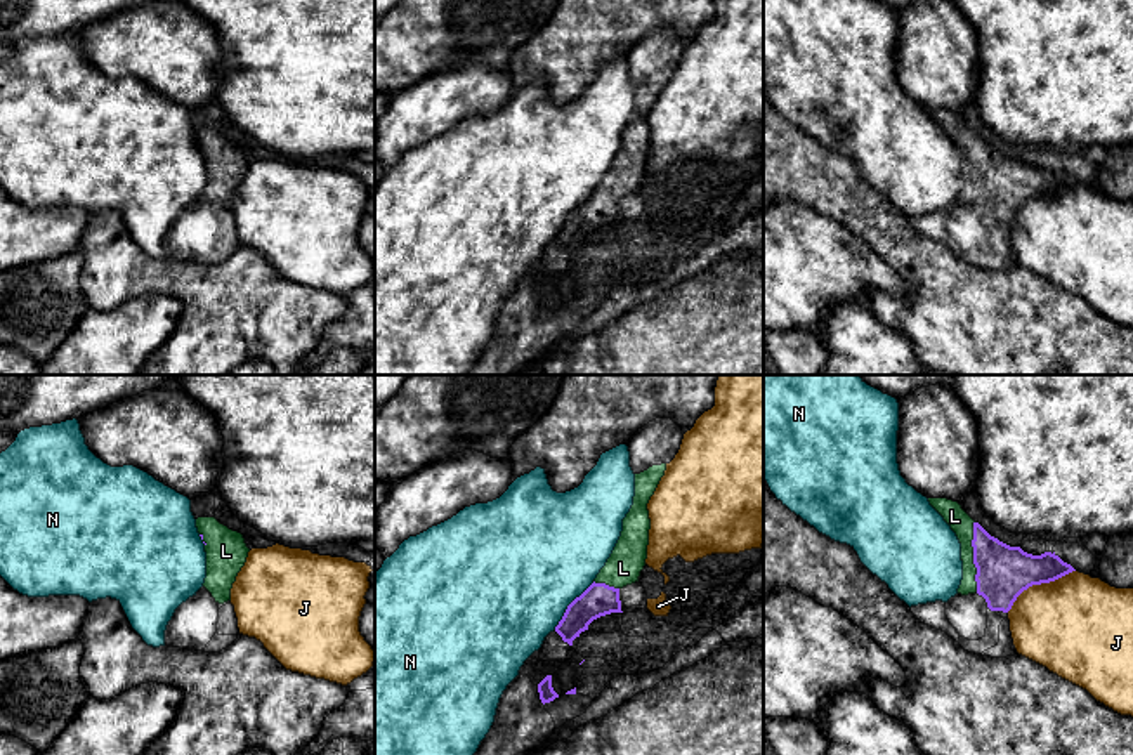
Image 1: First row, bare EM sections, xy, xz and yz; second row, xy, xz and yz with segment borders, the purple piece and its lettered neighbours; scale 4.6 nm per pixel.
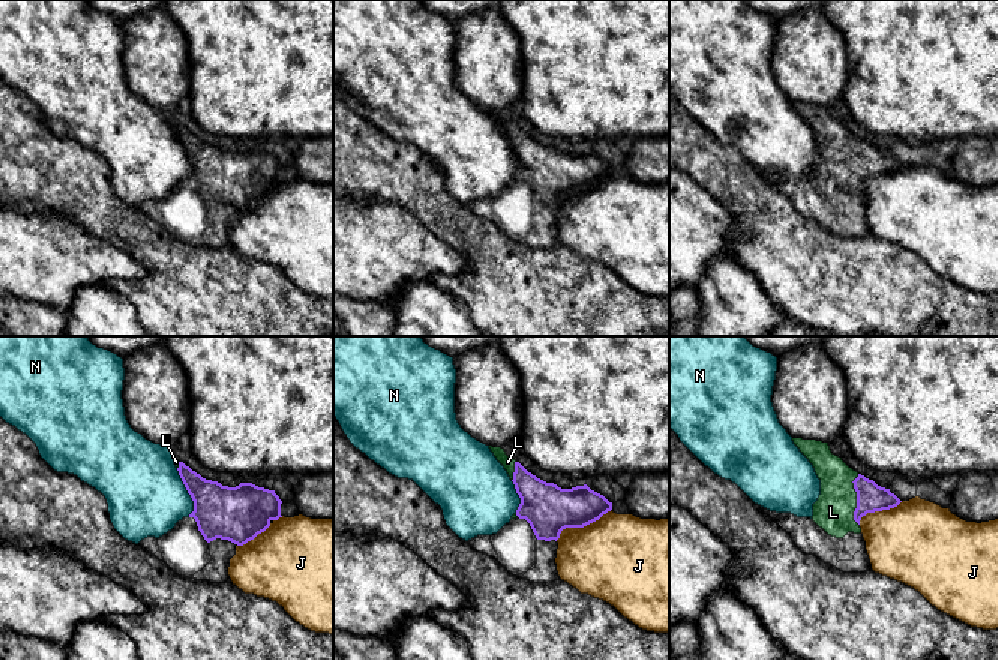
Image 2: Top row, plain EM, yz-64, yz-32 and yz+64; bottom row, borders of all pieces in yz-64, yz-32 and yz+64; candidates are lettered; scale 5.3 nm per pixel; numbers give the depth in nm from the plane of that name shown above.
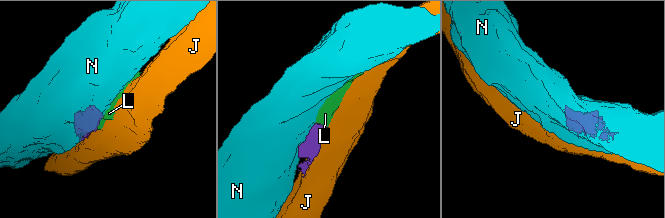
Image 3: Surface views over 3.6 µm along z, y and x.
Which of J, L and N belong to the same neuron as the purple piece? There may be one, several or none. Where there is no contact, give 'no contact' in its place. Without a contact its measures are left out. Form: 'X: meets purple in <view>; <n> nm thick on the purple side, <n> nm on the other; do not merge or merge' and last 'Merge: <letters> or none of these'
J: meets purple in yz; 240 nm thick on the purple side, 460 nm on the other; do not merge
L: meets purple in yz; 240 nm thick on the purple side, 100 nm on the other; merge
N: meets purple in xz; 160 nm thick on the purple side, 500 nm on the other; do not merge
Merge: L

